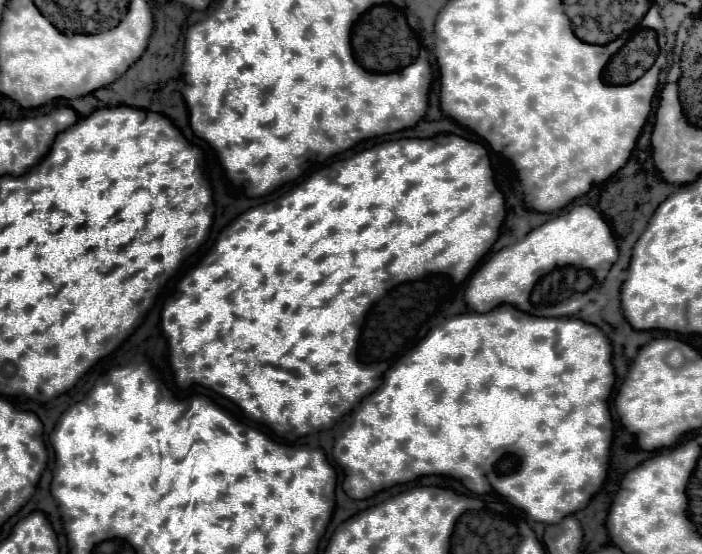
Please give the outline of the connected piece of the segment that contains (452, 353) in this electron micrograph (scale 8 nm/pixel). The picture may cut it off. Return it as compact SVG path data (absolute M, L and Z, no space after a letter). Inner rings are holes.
M508 304L498 306L486 314L466 312L454 318L446 318L434 326L424 340L410 350L398 364L393 364L383 374L383 382L362 400L354 409L352 424L336 438L332 448L332 458L344 470L342 490L354 498L364 500L374 496L380 490L388 490L396 484L406 484L416 480L418 476L448 476L460 480L472 494L482 496L484 490L494 490L512 502L516 508L522 508L532 520L542 524L558 524L564 516L582 510L588 500L602 488L610 458L610 444L612 444L612 420L606 398L614 384L614 368L610 362L612 348L606 336L592 324L586 324L576 318L536 318L524 314Z

